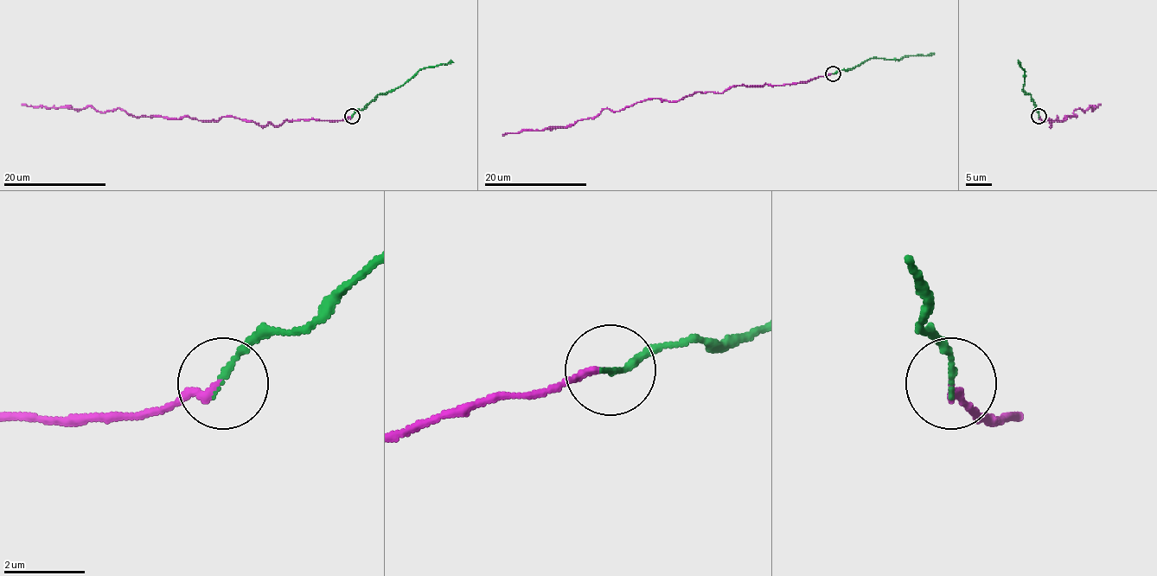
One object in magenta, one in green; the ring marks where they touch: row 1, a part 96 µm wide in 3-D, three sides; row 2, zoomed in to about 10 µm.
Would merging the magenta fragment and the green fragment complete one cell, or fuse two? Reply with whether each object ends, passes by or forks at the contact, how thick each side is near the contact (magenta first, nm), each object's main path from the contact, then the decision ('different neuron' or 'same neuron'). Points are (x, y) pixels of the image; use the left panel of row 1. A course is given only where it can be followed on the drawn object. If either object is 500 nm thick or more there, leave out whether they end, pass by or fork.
magenta ends | green ends | 160/130 nm | magenta via (351, 117), (258, 125), (238, 118), (167, 119), (129, 115), (118, 107), (101, 112), (90, 106), (22, 104) | green via (353, 117), (377, 96), (408, 81), (422, 68), (453, 62) | same neuron

